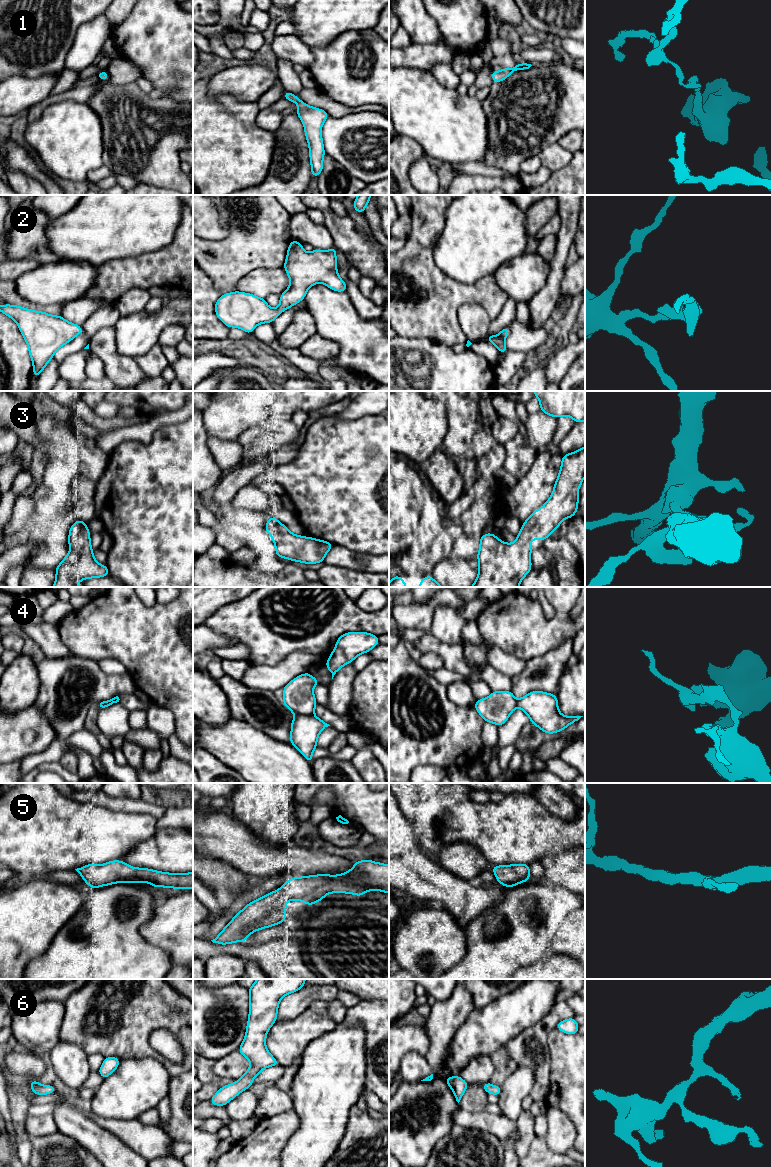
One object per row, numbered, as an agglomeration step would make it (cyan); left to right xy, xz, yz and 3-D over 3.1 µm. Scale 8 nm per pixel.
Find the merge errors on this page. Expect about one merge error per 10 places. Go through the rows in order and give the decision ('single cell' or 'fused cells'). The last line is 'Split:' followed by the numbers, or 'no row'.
1: single cell
2: single cell
3: single cell
4: fused cells
5: single cell
6: single cell
Split: 4

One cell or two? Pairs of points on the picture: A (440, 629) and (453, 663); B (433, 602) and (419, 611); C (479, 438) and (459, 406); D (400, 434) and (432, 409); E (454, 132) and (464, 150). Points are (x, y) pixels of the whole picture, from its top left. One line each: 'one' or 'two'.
A: two
B: one
C: two
D: one
E: one

